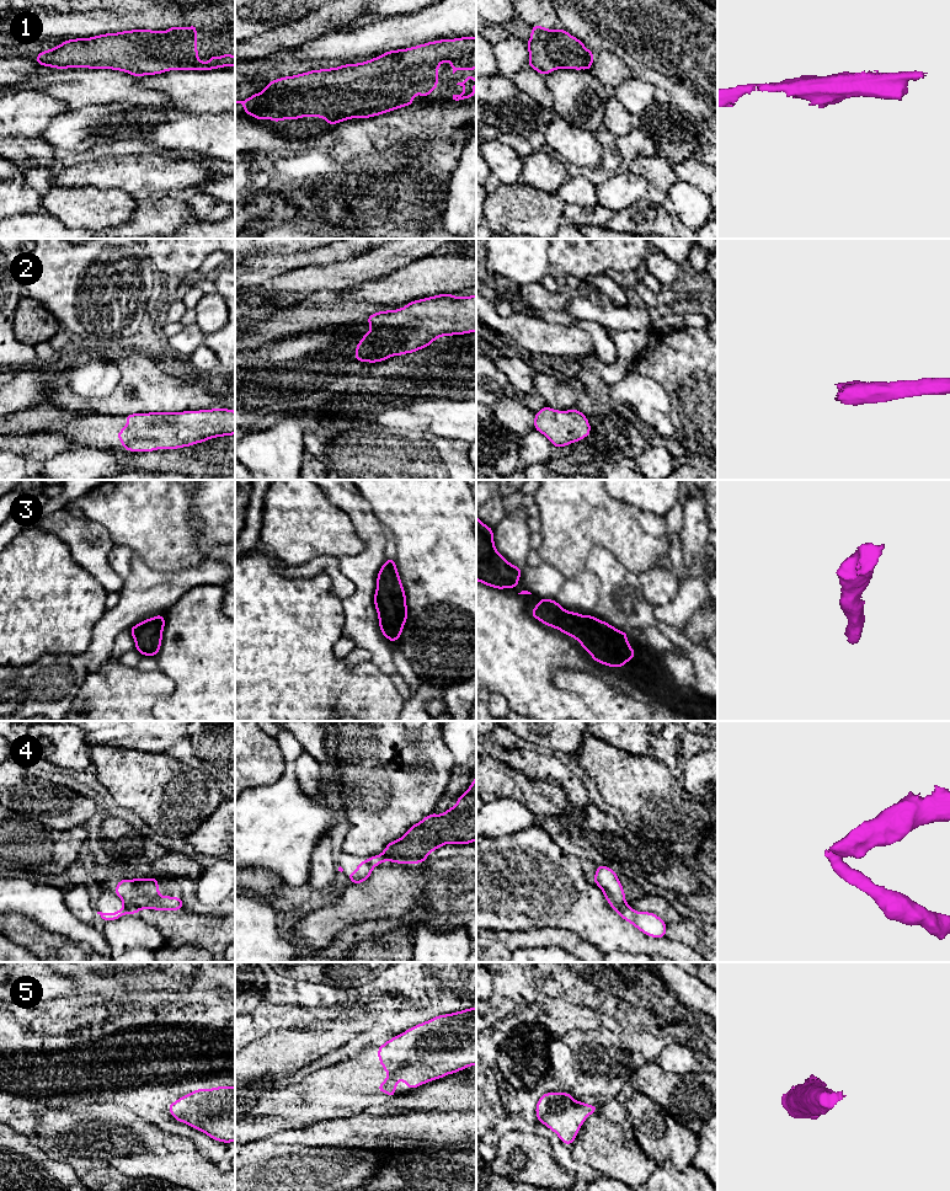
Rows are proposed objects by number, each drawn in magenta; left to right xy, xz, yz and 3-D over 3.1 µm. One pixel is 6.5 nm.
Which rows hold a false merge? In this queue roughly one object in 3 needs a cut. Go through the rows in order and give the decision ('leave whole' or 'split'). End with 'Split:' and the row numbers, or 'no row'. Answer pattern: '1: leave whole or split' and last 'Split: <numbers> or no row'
1: leave whole
2: leave whole
3: leave whole
4: split
5: leave whole
Split: 4

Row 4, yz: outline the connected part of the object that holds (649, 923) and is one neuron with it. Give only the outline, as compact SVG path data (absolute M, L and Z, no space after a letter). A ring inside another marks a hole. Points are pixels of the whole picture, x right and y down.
M624 903L619 907L618 914L650 938L666 938L667 924L655 913L636 912Z

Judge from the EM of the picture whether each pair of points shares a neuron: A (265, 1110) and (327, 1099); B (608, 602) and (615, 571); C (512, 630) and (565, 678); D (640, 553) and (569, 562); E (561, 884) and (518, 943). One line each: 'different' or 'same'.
A: same
B: same
C: different
D: same
E: different

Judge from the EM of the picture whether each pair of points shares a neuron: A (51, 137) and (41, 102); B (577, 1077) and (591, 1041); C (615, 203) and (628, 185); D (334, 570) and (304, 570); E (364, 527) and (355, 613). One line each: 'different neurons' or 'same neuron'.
A: different neurons
B: same neuron
C: same neuron
D: same neuron
E: same neuron

